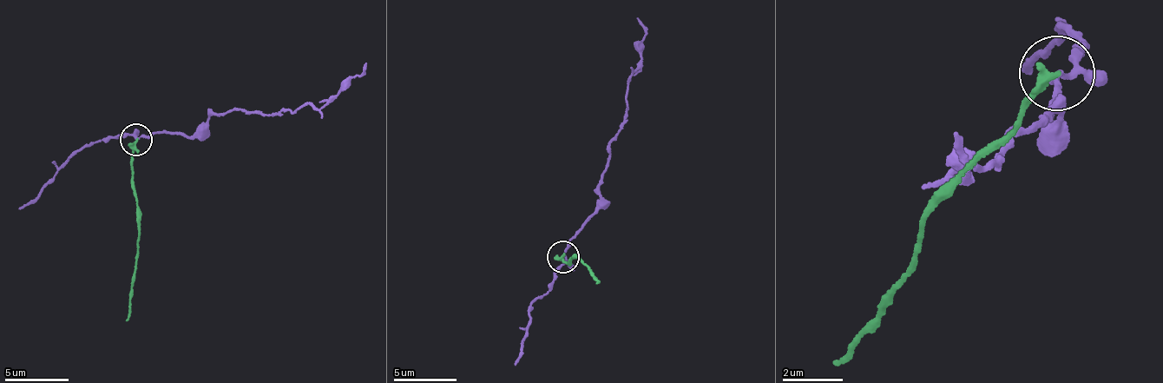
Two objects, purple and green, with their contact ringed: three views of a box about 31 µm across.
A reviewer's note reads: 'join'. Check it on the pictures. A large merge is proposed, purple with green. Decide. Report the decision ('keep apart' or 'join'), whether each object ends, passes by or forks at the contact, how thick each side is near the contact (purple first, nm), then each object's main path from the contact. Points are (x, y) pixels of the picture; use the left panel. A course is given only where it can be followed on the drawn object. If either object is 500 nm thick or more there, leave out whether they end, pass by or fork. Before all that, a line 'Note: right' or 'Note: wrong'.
Note: wrong
keep apart | purple forks | green ends | 160/280 nm | purple via (139, 140), (160, 130), (191, 134), (241, 108), (274, 116), (317, 108), (366, 61) | green via (136, 141), (133, 172), (138, 230), (137, 260), (126, 322)

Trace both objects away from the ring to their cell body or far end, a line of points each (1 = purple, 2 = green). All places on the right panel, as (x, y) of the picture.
1: (1059, 77), (1049, 126), (1053, 115), (1010, 130), (997, 164), (955, 175), (973, 156), (958, 131)
2: (1054, 75), (1023, 102), (1023, 128), (923, 215), (912, 278), (831, 363)

